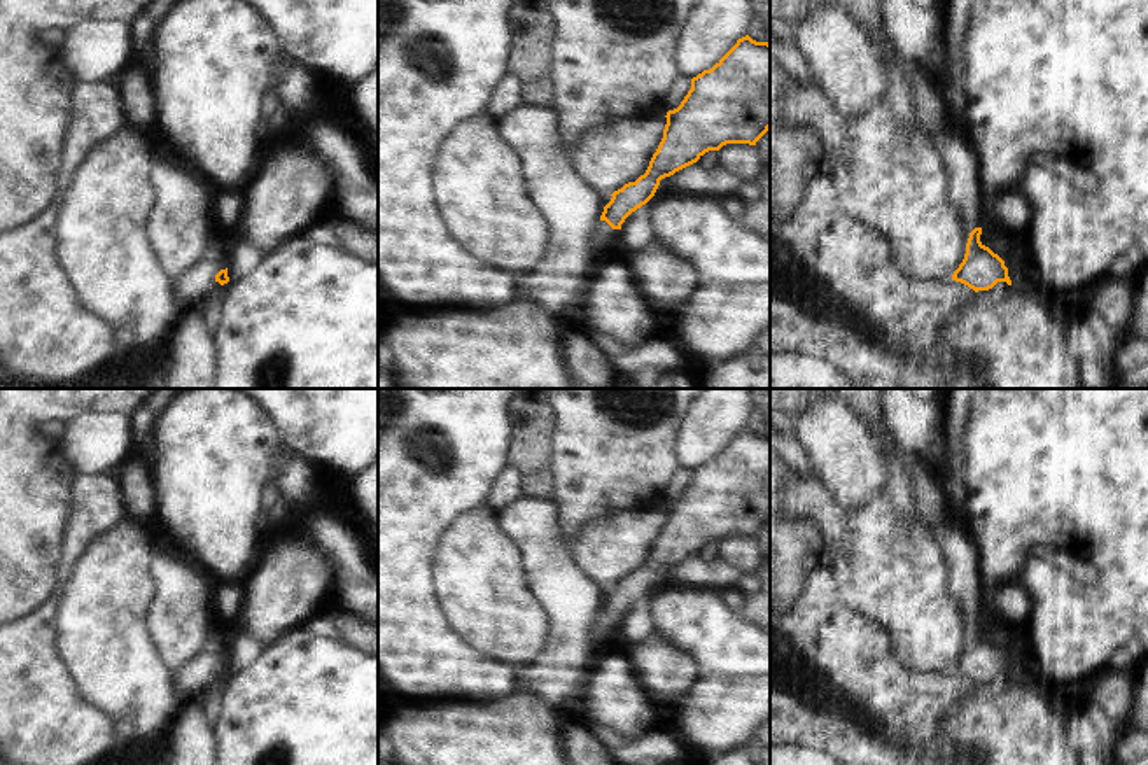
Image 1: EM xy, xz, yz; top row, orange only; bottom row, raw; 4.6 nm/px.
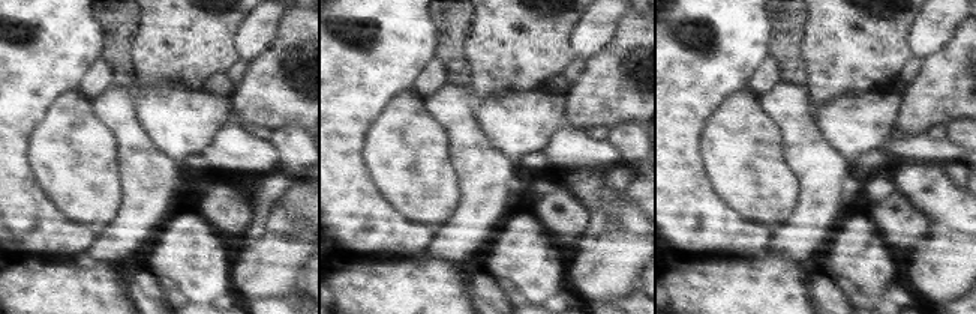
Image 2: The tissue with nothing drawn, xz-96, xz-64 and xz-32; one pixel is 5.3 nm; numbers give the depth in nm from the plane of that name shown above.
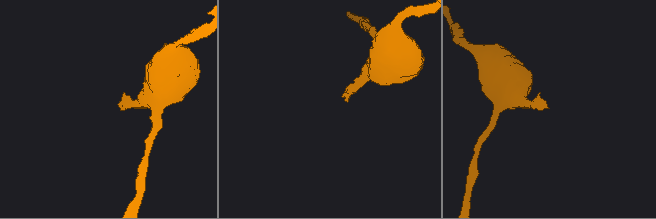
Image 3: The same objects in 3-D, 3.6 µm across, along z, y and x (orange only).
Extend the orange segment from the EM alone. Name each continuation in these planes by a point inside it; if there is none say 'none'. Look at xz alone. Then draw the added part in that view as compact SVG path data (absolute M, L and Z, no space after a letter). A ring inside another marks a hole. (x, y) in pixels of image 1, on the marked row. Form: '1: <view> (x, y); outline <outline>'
1: xz (604, 237); outline M600 221L595 226L592 243L606 256L614 254L618 247L620 233L621 233L620 229L612 229L606 221Z

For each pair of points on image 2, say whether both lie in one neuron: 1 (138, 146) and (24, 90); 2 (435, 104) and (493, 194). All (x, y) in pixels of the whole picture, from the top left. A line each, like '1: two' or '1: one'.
1: two
2: one

